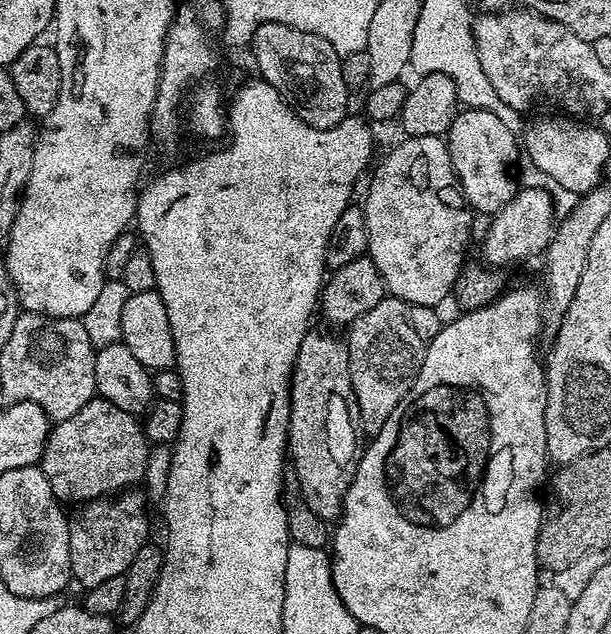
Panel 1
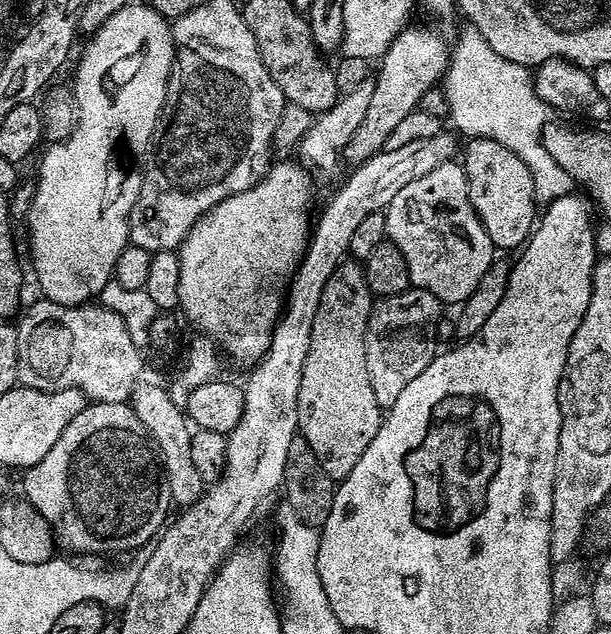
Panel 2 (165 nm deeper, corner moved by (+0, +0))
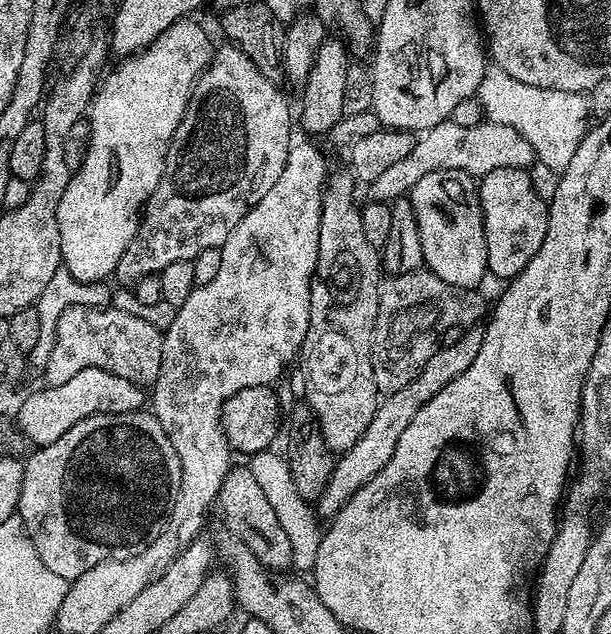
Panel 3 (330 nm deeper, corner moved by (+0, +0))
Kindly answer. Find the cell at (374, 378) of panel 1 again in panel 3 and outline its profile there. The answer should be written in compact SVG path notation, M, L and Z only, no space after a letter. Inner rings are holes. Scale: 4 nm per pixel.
M421 270L381 279L378 294L378 318L372 335L372 365L376 391L381 397L402 390L414 382L441 347L450 326L469 329L485 319L483 291L462 286L450 286L434 273Z

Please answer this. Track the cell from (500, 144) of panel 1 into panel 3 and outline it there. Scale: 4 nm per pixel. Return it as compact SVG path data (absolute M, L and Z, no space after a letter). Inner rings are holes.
M503 168L502 170L490 170L490 174L479 177L478 191L480 193L480 209L484 215L484 237L486 238L486 258L488 259L488 271L501 282L507 282L517 276L522 270L526 270L526 262L542 250L542 238L546 238L546 226L548 225L548 200L540 197L534 181L528 177L529 173L523 168Z

